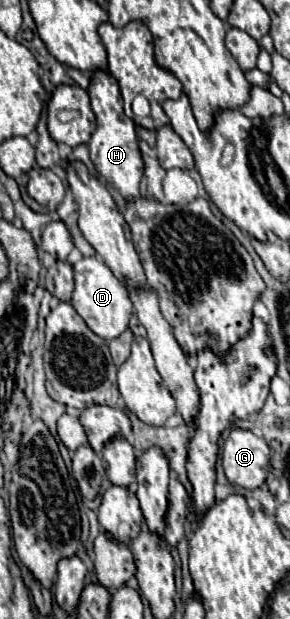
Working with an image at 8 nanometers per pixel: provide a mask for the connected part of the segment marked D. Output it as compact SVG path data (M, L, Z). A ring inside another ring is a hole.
M95 256L81 258L79 262L73 264L73 276L75 276L75 292L71 298L71 306L77 310L77 314L85 320L85 324L101 338L111 340L117 338L121 332L125 332L131 312L133 312L133 302L129 298L127 288L123 282L119 282L111 268L101 262Z

